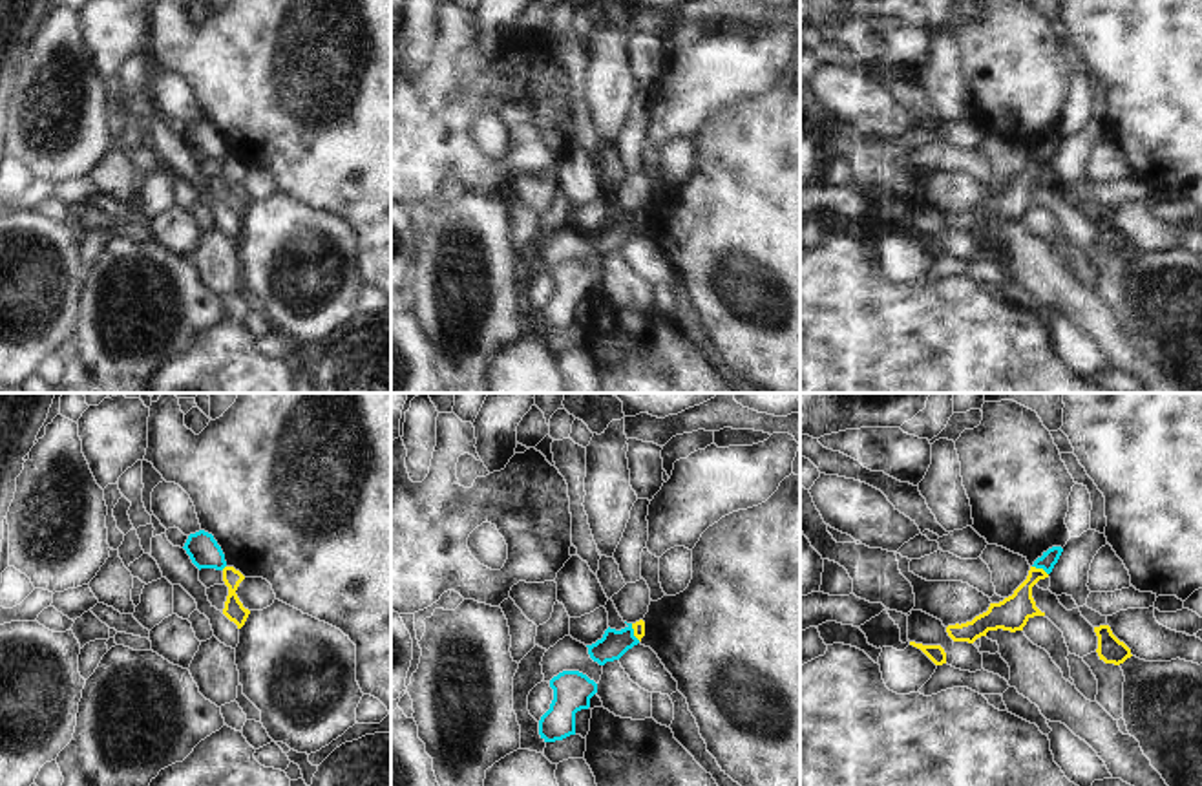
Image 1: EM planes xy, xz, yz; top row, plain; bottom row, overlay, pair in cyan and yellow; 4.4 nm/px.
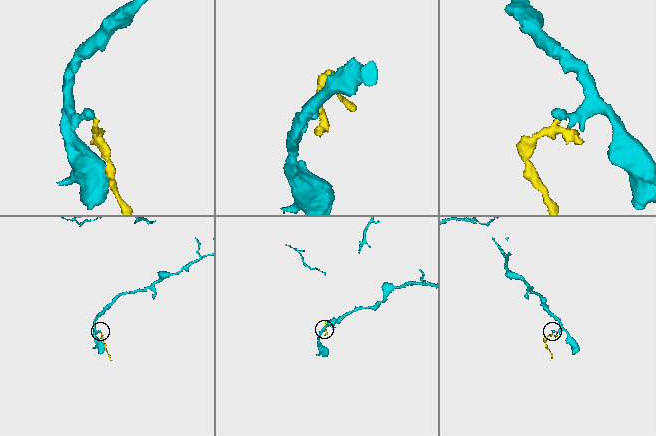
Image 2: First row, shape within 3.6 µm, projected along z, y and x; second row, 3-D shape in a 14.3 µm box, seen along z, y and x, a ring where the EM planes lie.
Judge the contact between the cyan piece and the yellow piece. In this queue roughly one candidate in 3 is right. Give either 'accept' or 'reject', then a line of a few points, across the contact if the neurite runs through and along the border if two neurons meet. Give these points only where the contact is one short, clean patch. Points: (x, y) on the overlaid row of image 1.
reject; line yz (1033, 565), (1047, 574)

